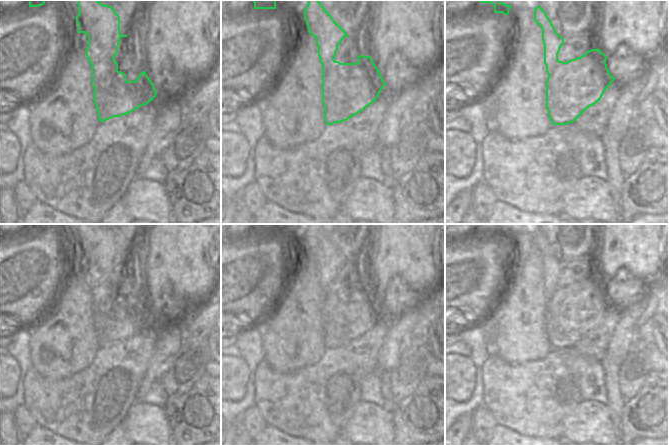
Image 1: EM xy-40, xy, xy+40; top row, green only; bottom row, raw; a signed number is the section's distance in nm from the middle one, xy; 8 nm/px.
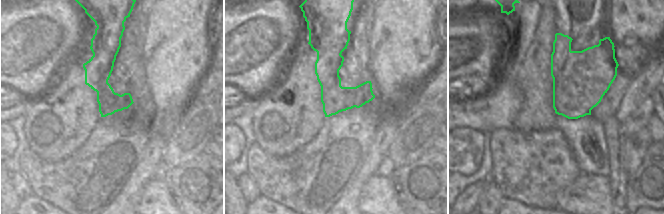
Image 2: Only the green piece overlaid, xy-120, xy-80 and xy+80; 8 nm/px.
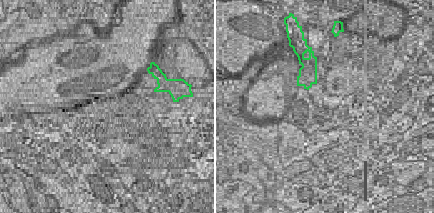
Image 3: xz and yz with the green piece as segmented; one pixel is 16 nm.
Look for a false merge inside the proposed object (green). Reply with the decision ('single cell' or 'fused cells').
fused cells

